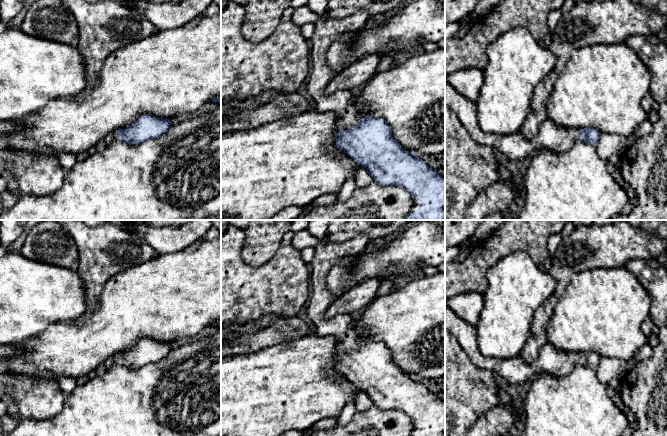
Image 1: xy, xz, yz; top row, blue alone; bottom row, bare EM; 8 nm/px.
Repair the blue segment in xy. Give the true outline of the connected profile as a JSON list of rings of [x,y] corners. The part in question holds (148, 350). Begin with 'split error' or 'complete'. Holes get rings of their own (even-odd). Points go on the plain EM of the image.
split error | [[[143,338],[132,349],[108,358],[104,364],[107,369],[115,365],[127,368],[140,368],[147,364],[161,361],[169,354],[171,349],[172,347],[169,342],[159,342],[151,338]]]

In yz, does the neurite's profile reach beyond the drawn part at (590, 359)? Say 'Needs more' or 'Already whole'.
Needs more

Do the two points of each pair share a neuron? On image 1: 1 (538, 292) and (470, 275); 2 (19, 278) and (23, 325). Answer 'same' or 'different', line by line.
1: different
2: same

